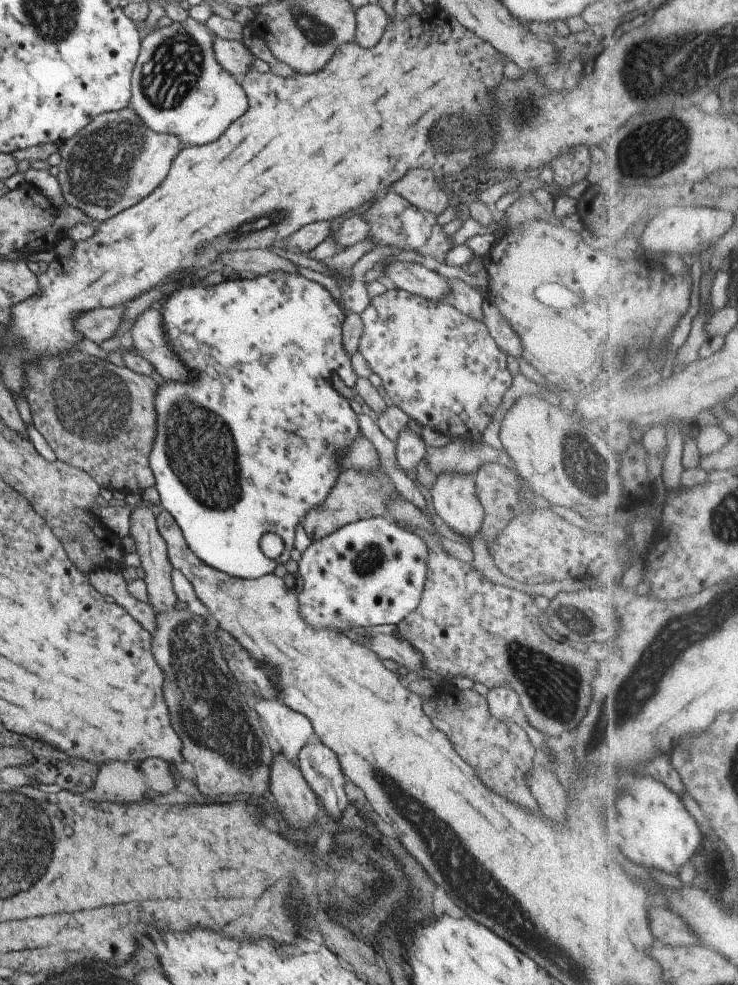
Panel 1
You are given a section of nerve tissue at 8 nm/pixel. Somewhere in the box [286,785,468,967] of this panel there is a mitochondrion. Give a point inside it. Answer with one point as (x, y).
(331, 932)

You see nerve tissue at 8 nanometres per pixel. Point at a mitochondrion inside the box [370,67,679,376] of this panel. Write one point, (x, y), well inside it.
(456, 126)

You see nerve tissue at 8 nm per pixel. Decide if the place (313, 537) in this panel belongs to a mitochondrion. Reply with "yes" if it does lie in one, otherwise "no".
no

